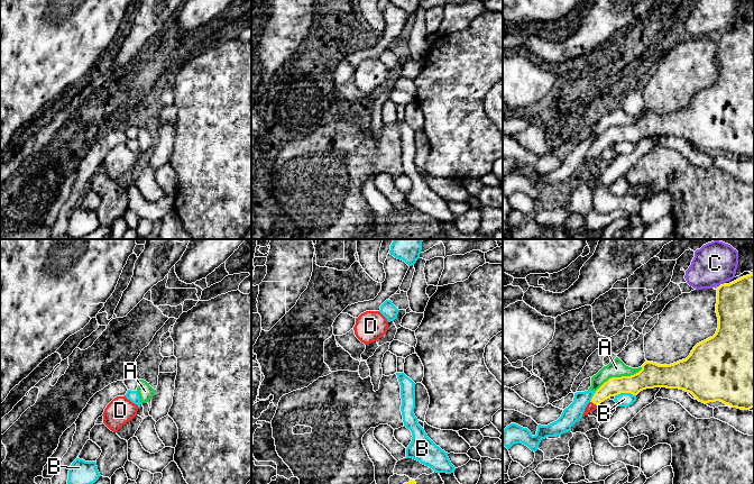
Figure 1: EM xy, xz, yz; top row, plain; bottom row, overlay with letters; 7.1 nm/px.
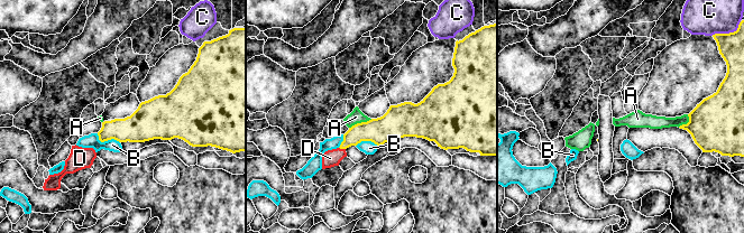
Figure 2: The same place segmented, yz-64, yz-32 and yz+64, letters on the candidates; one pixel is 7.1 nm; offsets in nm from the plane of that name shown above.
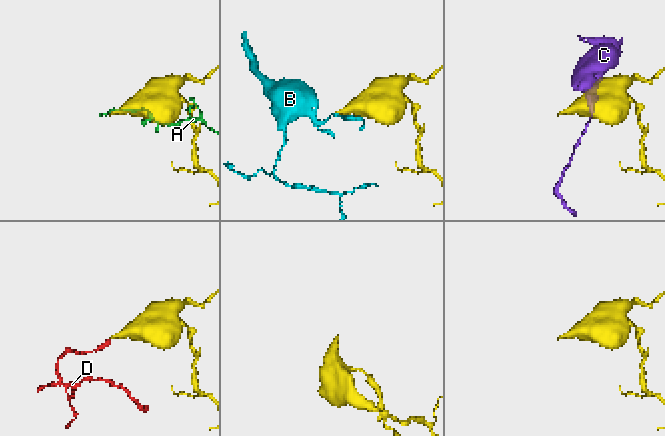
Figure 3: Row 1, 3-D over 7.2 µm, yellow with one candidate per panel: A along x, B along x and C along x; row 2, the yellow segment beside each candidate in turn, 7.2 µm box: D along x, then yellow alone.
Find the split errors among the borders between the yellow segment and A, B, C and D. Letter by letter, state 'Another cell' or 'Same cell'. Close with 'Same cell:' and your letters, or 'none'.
A: Another cell
B: Another cell
C: Another cell
D: Same cell
Same cell: D

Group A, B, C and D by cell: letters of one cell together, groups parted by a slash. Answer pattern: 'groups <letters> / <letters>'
groups A / B / C / D

